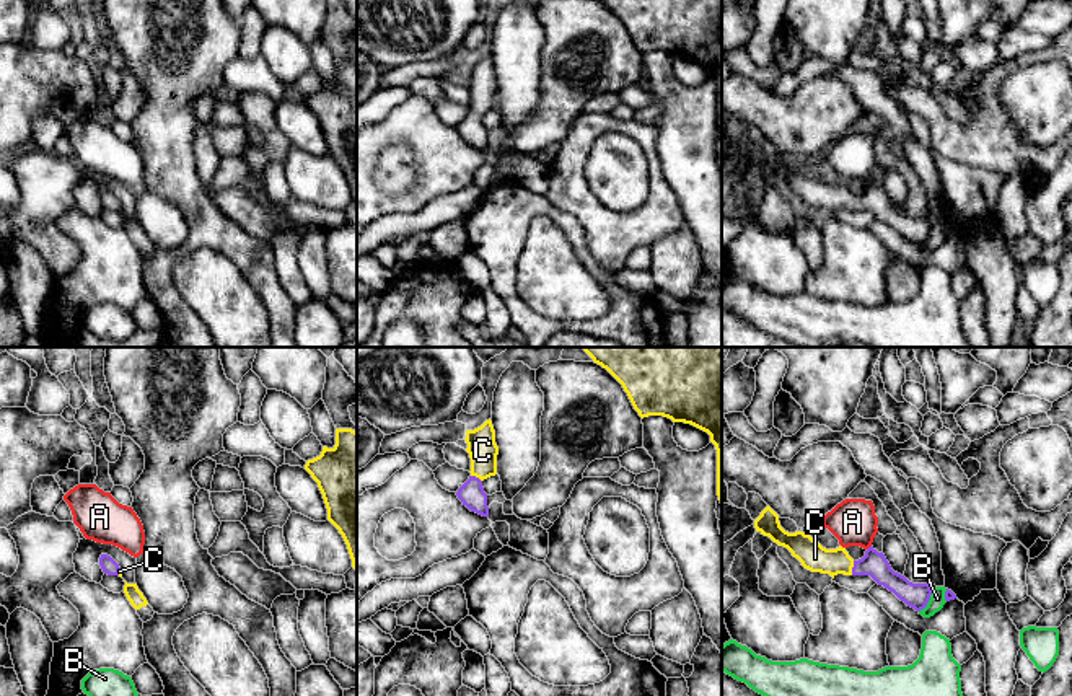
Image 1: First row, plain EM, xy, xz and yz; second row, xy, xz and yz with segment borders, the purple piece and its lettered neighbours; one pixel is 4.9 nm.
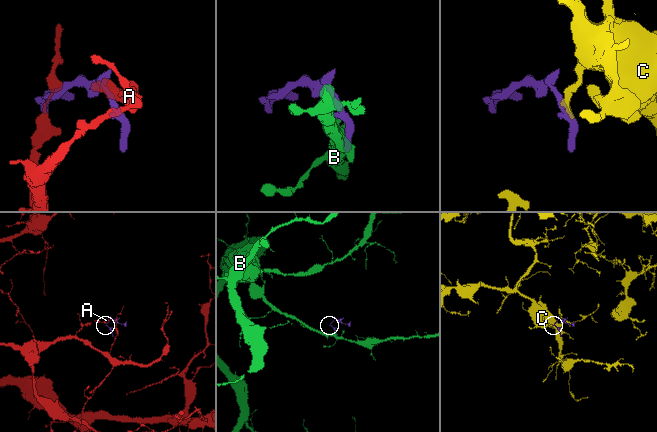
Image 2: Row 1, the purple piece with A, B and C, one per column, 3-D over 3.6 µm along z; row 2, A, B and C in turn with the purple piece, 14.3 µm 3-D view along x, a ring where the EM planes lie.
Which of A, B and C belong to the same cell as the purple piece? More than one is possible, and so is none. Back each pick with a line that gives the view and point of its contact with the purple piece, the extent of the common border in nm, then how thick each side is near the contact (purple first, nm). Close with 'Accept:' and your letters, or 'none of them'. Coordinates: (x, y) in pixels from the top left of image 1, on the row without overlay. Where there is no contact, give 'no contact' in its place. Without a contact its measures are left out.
C: contact yz (852, 202); length 70 nm; calibres 120 and 140 nm
Accept: C

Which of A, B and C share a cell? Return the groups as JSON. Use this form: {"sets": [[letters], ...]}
{"sets": [["A"], ["B"], ["C"]]}

